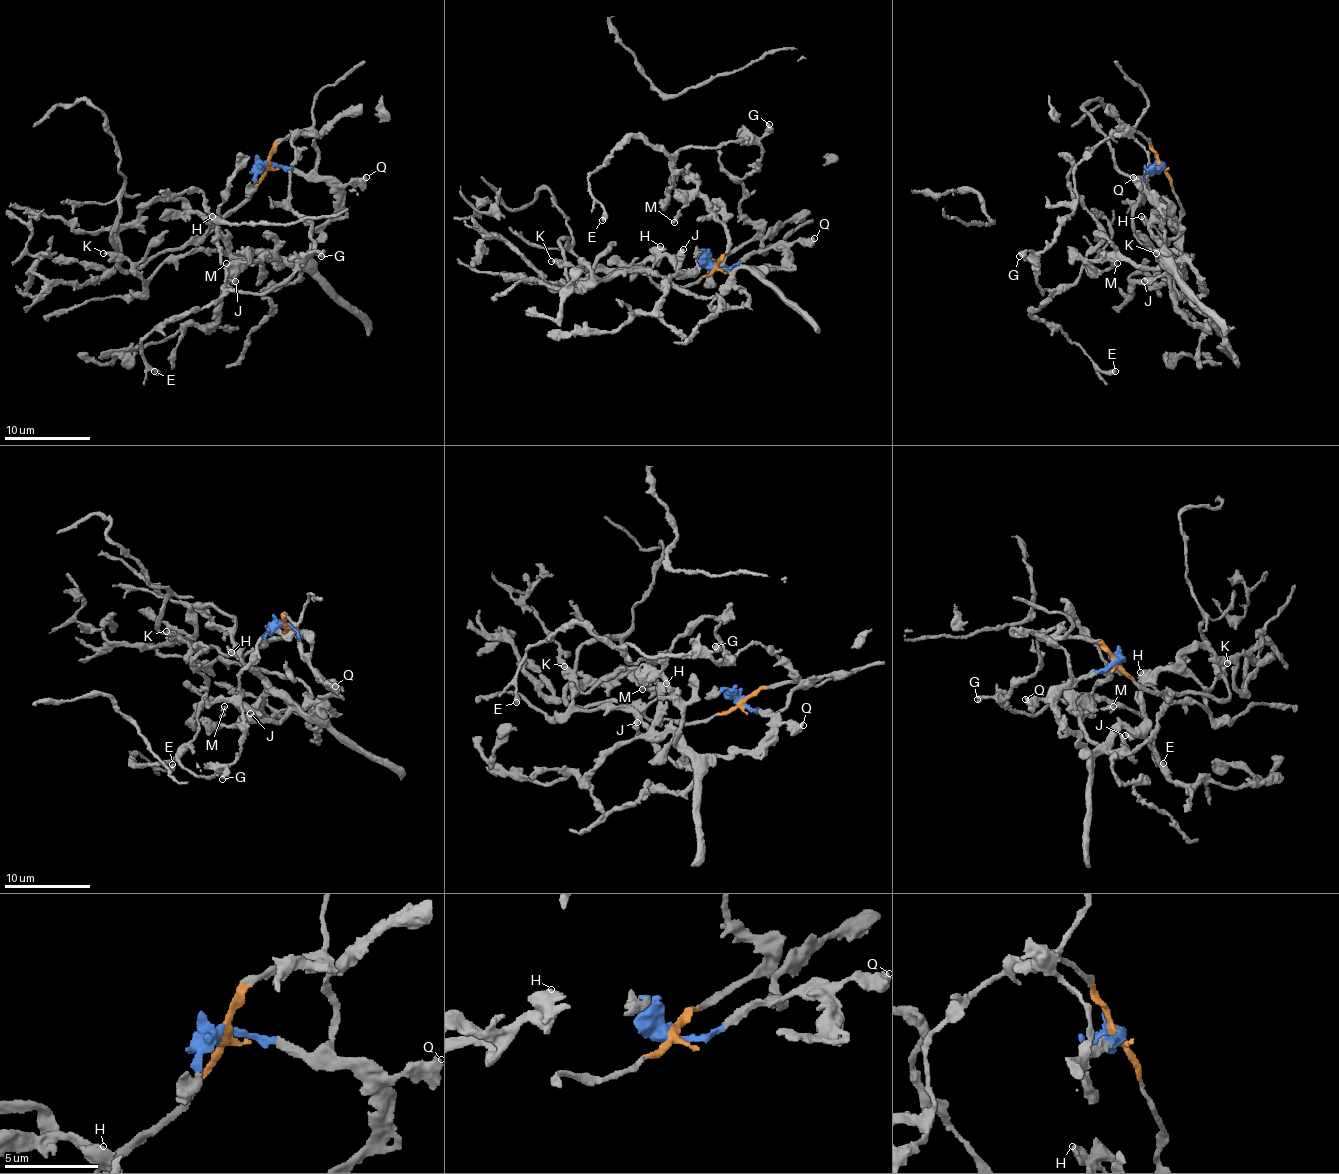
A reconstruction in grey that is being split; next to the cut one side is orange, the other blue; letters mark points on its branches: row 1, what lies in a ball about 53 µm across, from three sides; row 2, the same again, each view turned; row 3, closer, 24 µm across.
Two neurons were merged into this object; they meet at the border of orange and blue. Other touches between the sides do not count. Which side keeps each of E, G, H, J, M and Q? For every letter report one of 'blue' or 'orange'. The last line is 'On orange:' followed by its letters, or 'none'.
E: orange
G: orange
H: orange
J: blue
M: blue
Q: blue
On orange: E, G, H

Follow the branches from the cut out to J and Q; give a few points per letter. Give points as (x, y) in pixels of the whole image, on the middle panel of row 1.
J: (714, 265), (731, 268), (772, 248), (782, 253), (782, 263), (772, 270), (699, 263), (682, 272), (684, 248)
Q: (714, 265), (731, 268), (755, 253), (765, 253), (770, 248), (808, 242), (815, 238)

